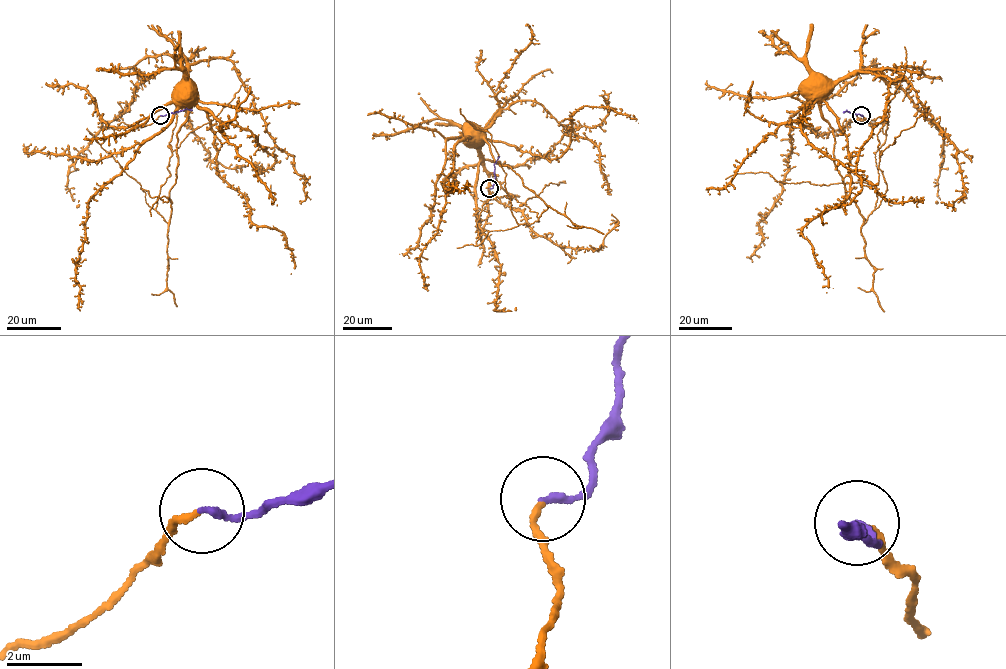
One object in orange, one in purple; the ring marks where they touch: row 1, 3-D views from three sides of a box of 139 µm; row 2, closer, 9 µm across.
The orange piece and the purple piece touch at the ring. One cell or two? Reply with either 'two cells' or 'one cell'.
one cell

